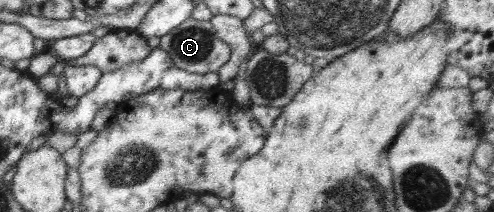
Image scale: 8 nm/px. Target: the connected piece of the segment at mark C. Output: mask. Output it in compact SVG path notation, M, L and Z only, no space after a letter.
M194 18L187 19L171 33L160 37L159 41L158 47L169 55L173 65L189 73L217 73L222 66L229 62L232 55L231 47L215 35L211 22L196 21Z

